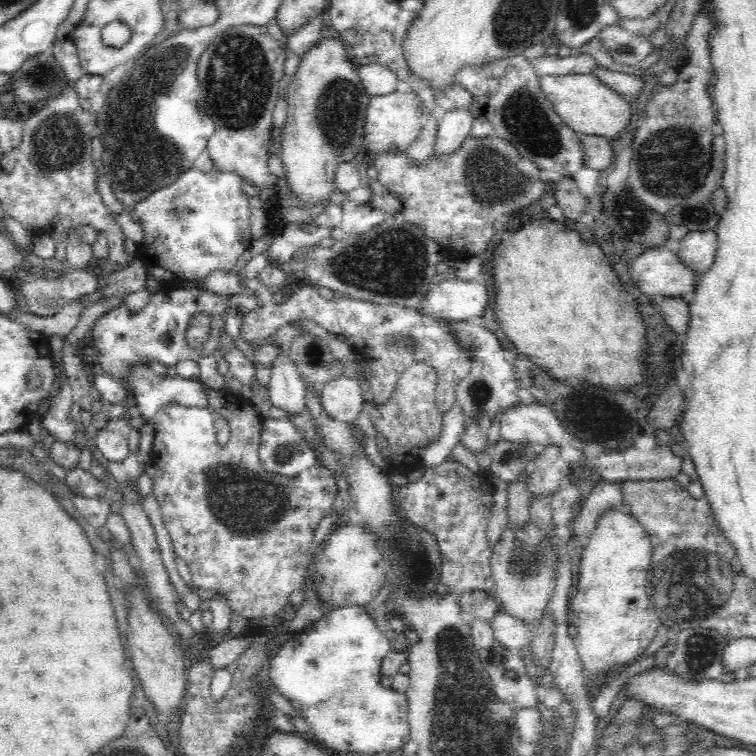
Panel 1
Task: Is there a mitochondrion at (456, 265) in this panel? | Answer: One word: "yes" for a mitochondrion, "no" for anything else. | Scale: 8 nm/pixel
no

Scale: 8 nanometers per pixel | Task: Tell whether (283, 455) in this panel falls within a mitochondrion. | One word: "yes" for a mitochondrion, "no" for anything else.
yes

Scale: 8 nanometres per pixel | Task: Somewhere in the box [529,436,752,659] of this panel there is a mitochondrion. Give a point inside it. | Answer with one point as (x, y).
(690, 585)

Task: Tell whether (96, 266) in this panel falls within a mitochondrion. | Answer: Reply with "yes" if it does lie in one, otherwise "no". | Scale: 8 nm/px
no

